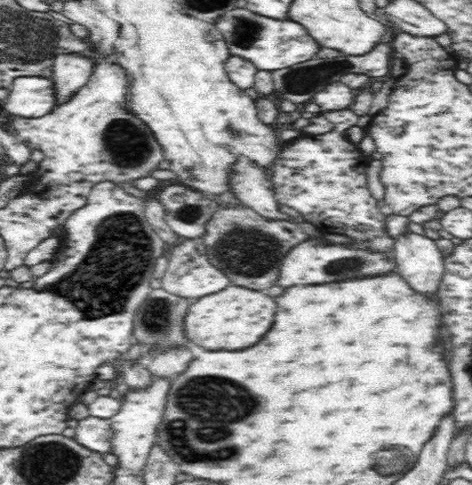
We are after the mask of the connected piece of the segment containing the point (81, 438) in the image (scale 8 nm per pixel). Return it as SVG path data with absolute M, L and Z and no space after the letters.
M88 418L73 423L75 430L72 439L88 450L98 452L101 455L110 452L110 421L108 419Z

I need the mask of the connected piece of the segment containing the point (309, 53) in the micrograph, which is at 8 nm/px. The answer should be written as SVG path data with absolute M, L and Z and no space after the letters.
M246 7L235 8L227 12L216 22L216 28L222 34L224 43L230 51L230 56L240 57L252 63L256 70L280 70L300 62L306 62L317 56L321 49L314 39L305 33L304 28L297 22L276 21L251 13Z

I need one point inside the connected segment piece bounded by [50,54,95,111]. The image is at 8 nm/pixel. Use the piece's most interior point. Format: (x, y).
(70, 72)

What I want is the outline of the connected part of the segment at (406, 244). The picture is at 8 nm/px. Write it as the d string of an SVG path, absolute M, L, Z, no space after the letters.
M408 231L395 240L393 251L397 273L410 288L428 299L436 297L445 266L435 240Z

